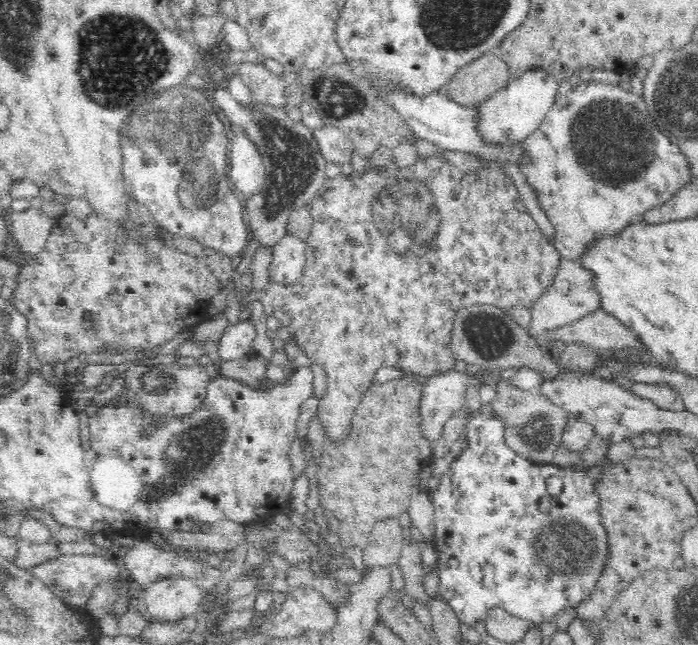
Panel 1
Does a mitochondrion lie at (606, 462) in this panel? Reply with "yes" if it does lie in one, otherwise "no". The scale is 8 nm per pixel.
no

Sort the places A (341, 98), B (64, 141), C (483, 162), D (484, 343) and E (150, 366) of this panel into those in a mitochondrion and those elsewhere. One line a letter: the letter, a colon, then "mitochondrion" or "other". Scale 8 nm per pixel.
A: mitochondrion
B: other
C: other
D: mitochondrion
E: other

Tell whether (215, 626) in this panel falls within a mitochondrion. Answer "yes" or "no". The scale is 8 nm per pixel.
no

